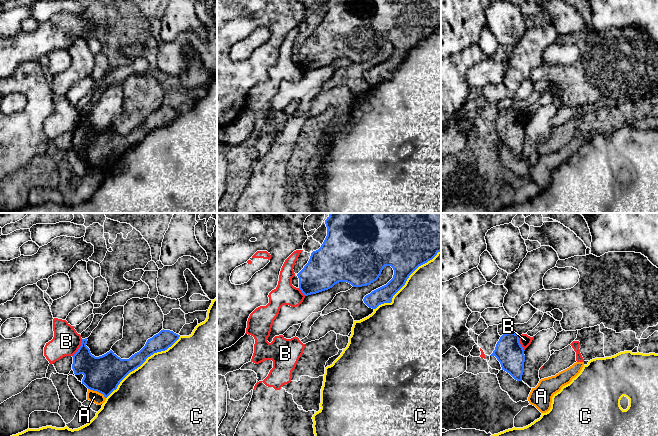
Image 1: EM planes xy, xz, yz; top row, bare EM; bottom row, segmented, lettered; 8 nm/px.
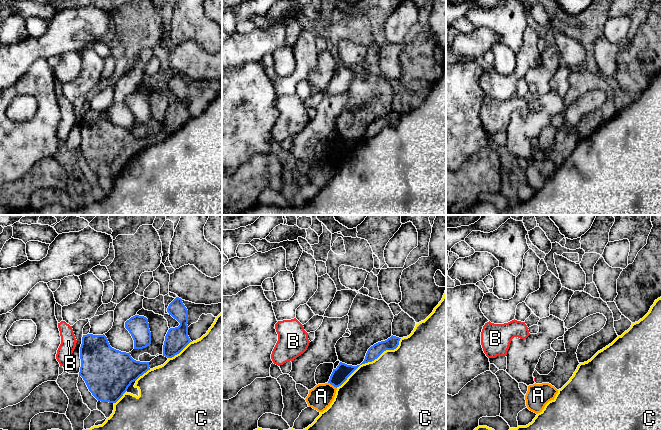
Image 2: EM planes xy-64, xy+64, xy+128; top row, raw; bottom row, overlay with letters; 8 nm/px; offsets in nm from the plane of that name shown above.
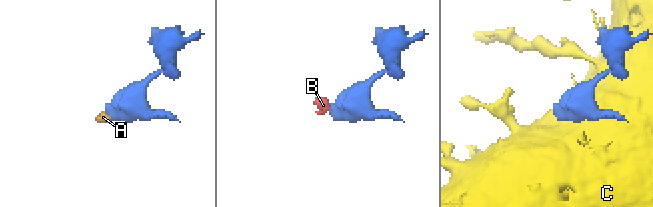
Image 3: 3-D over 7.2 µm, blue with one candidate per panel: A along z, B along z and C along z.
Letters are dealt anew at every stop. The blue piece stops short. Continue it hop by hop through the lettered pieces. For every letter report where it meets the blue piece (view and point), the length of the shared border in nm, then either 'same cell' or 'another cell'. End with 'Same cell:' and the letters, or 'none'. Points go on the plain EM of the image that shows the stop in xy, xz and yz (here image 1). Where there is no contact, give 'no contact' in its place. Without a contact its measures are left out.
A: meets blue in xy at (97, 167); contact 170 nm long; another cell
B: meets blue in xy at (79, 124); contact 170 nm long; another cell
C: meets blue in xy at (142, 139); contact 800 nm long; another cell
Same cell: none

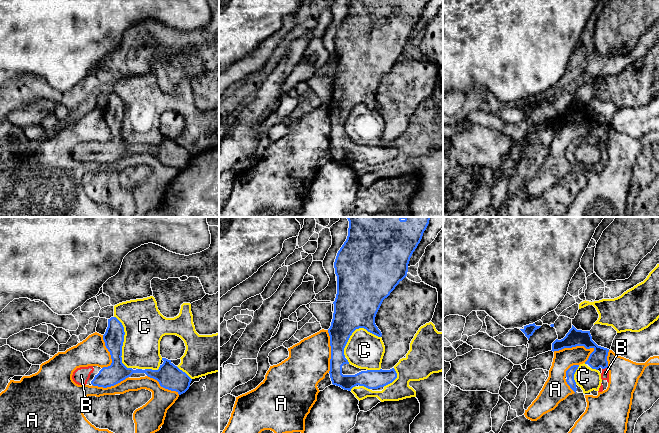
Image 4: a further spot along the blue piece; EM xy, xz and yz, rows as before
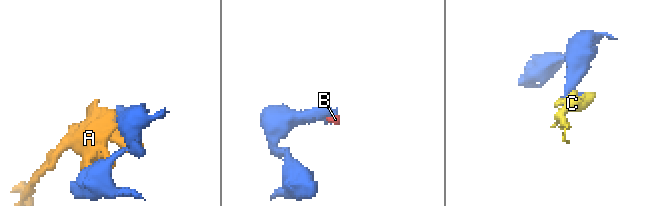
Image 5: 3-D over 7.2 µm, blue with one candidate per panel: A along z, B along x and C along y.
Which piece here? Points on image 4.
A: meets blue in yz at (573, 122); contact 340 nm long; another cell
B: meets blue in yz at (604, 144); contact 50 nm long; same cell
C: meets blue in xy at (122, 120); contact 440 nm long; another cell
Same cell: B

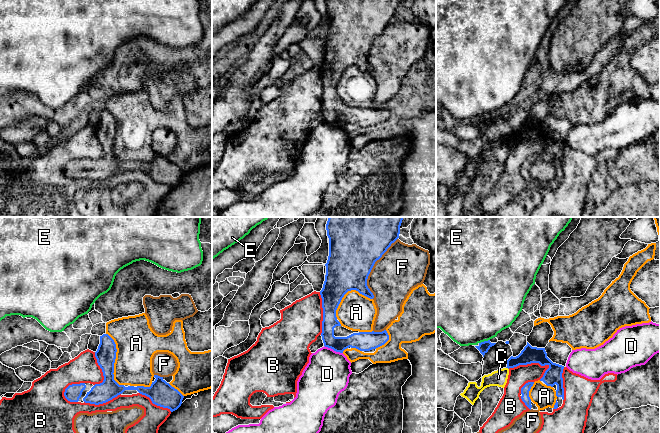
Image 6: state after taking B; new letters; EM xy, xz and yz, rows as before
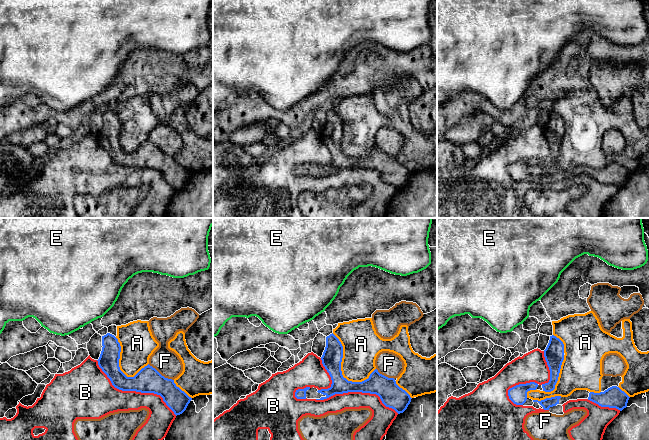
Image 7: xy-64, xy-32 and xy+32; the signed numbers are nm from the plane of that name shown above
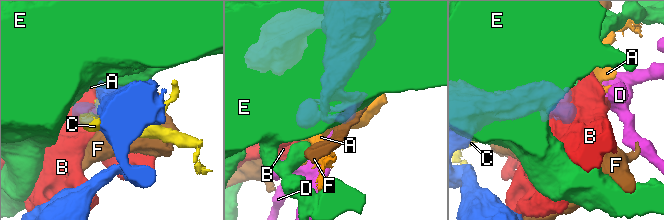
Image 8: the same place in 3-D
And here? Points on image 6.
A: meets blue in xy at (114, 137); contact 440 nm long; another cell
B: meets blue in yz at (528, 139); contact 340 nm long; another cell
C: meets blue in yz at (507, 143); contact 30 nm long; another cell
D: meets blue in xz at (333, 125); contact 170 nm long; another cell
E: meets blue in yz at (484, 117); contact 90 nm long; another cell
F: meets blue in xz at (372, 43); contact 550 nm long; another cell
Same cell: none

